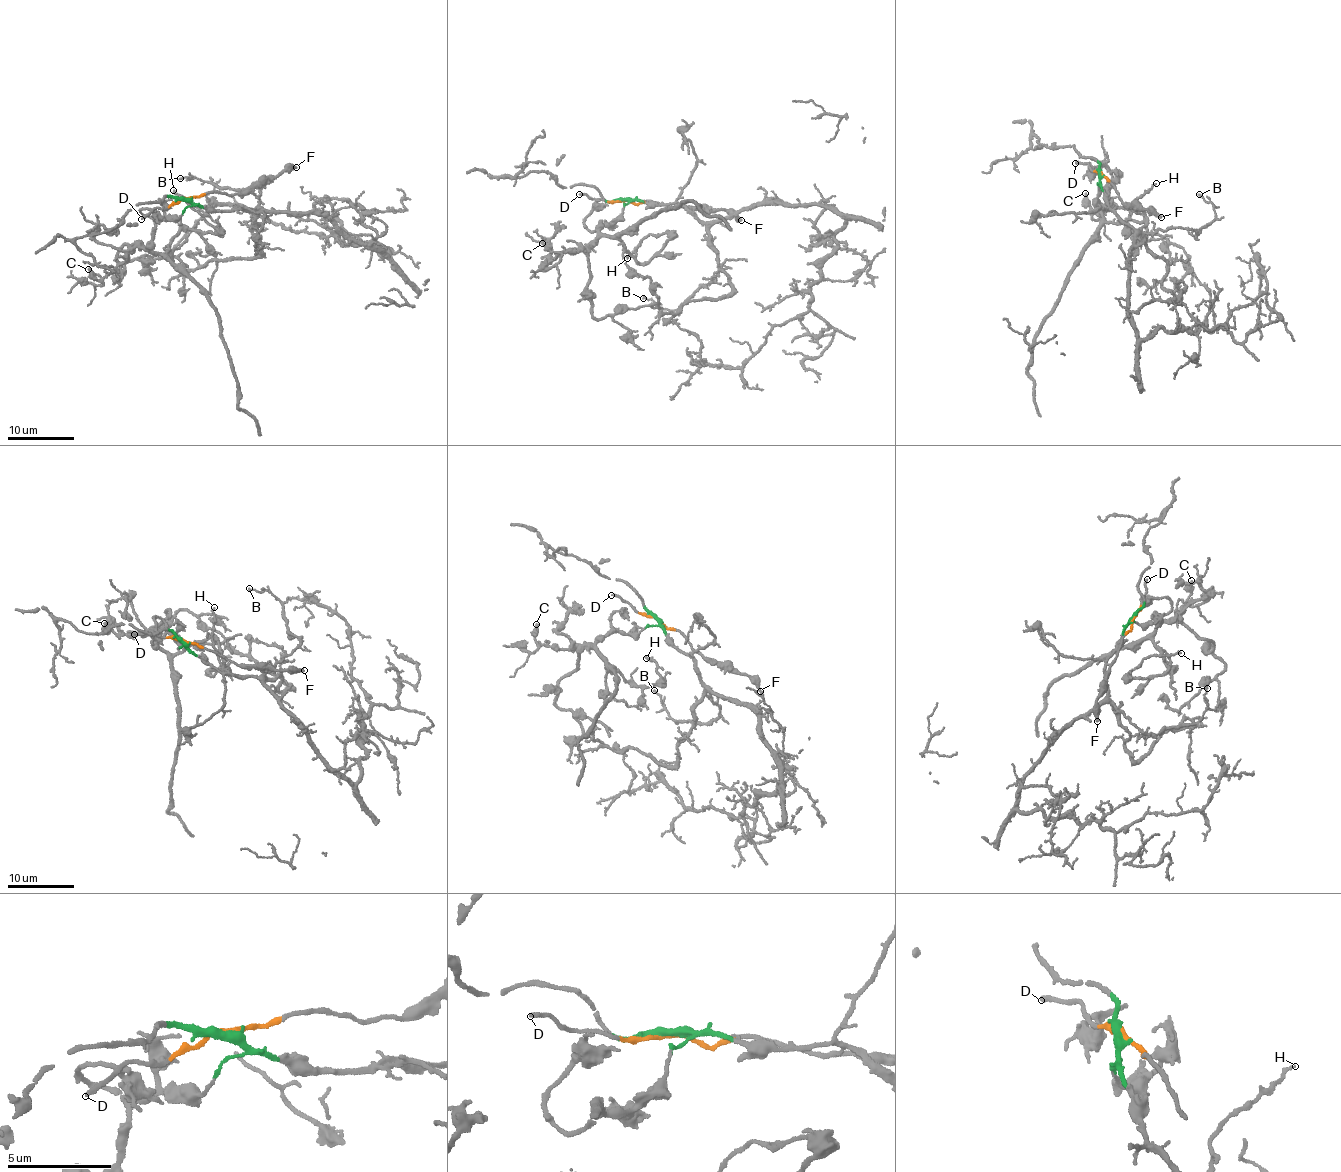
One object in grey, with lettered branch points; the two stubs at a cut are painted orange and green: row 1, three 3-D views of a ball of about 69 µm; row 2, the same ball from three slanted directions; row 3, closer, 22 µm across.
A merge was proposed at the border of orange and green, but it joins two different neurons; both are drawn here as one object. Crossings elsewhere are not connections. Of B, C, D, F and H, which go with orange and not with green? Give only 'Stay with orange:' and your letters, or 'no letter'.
Stay with orange: D, F

